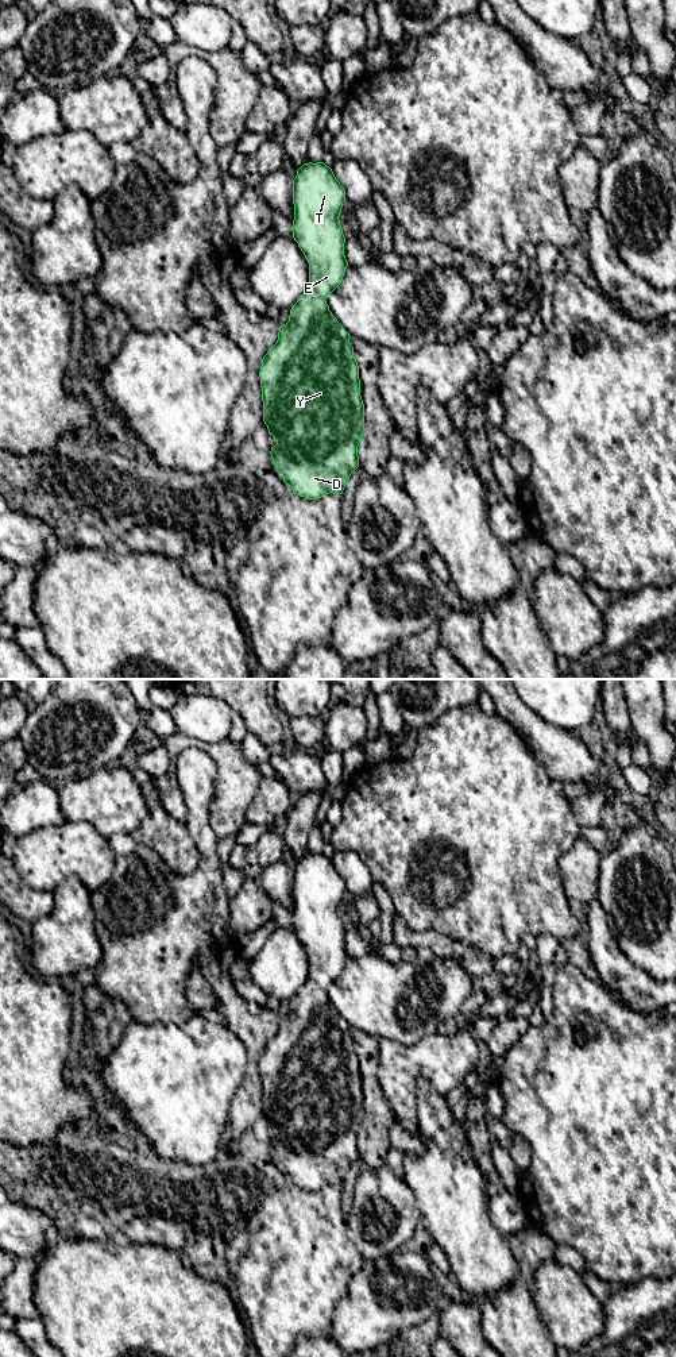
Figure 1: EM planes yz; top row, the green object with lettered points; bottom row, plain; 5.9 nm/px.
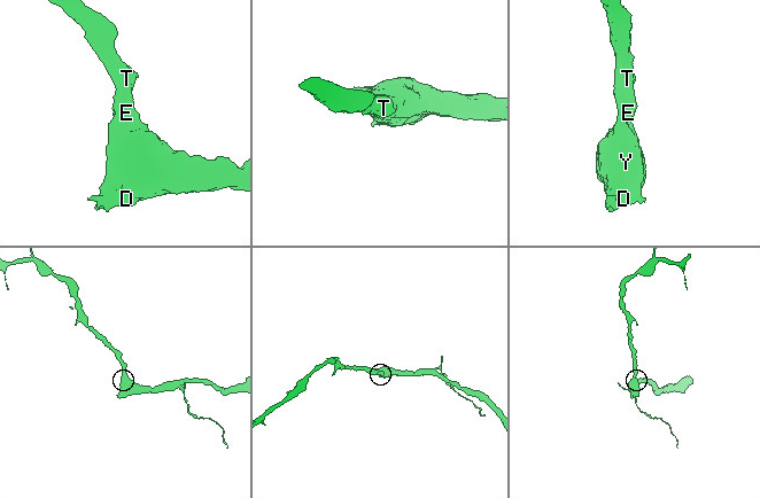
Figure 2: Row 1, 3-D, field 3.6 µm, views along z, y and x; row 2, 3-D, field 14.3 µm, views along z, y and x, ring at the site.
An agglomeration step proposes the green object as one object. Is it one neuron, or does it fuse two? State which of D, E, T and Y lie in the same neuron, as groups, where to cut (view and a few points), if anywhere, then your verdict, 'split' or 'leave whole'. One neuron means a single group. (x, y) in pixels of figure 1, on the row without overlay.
D E T Y; no cut; leave whole

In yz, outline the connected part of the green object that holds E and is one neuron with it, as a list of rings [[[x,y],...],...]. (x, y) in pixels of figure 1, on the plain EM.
[[[324,853],[304,855],[293,871],[293,929],[309,955],[309,978],[290,1001],[289,1013],[279,1018],[277,1034],[262,1050],[259,1063],[263,1092],[263,1113],[277,1136],[271,1149],[293,1186],[317,1191],[325,1186],[341,1186],[351,1165],[359,1159],[358,1137],[364,1123],[364,1095],[360,1087],[359,1057],[349,1034],[349,1025],[329,1002],[325,992],[343,972],[348,953],[340,903],[345,882],[332,860]]]

